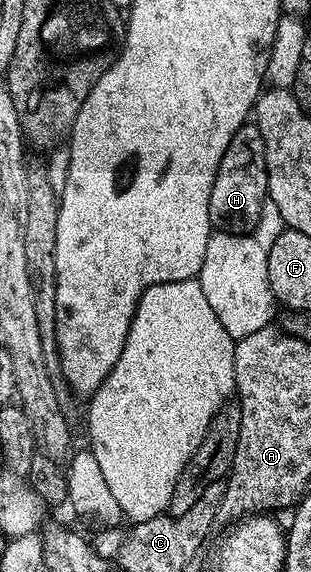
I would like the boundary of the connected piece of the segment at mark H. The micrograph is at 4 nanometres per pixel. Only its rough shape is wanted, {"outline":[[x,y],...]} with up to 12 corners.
{"outline":[[241,126],[208,200],[211,227],[254,230],[268,200],[264,136]]}

